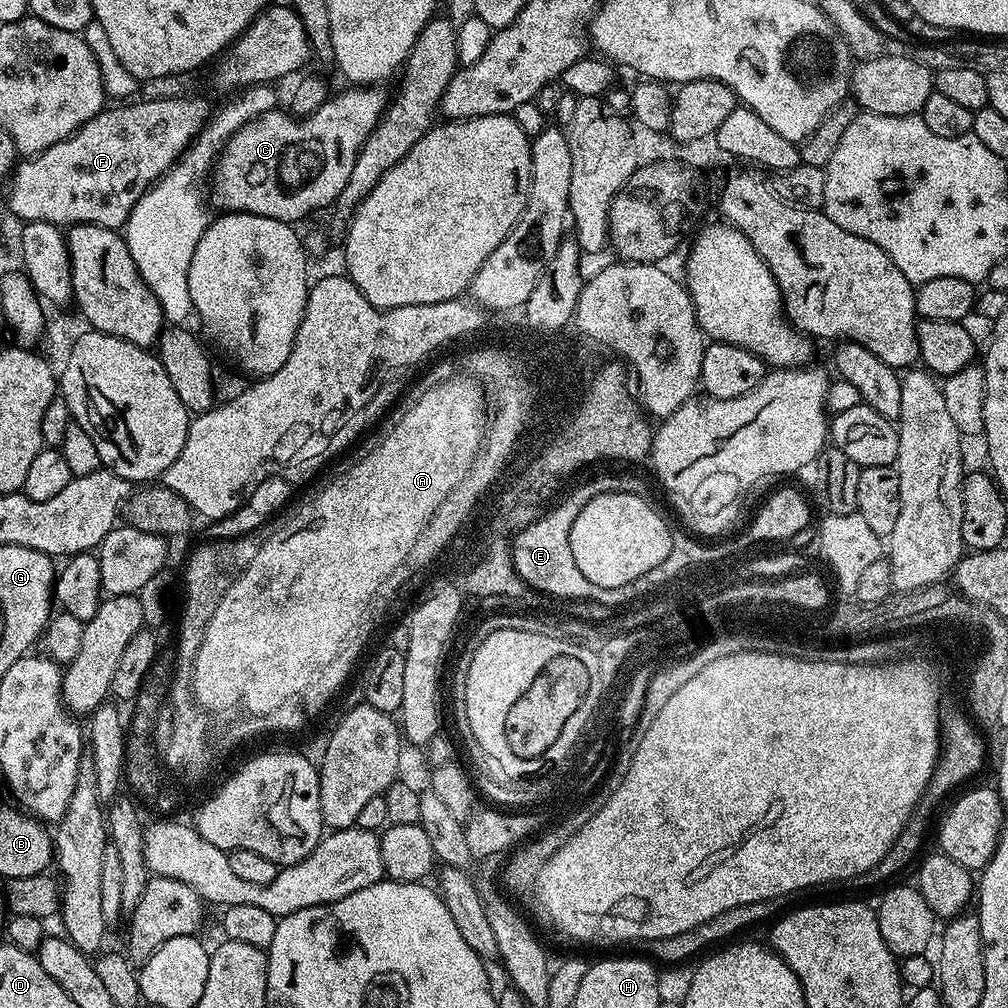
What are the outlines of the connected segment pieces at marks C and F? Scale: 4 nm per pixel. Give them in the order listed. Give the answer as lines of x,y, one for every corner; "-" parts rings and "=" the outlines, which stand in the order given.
352,86
347,89
349,92
340,92
337,96
335,93
325,104
318,106
313,116
297,118
287,111
273,110
262,112
249,124
243,124
228,139
212,165
211,203
216,203
224,212
249,212
287,224
304,220
319,208
327,209
338,198
338,194
342,194
342,186
350,182
350,170
354,170
356,154
362,150
366,138
390,103
382,89
380,86
=
168,96
165,100
139,100
105,107
104,111
90,118
90,122
86,122
62,142
42,150
34,157
21,159
7,181
7,210
23,222
41,220
57,226
97,224
117,230
123,229
138,198
142,198
142,194
160,177
165,176
172,165
187,152
192,141
208,125
214,112
213,105
208,105
200,96

